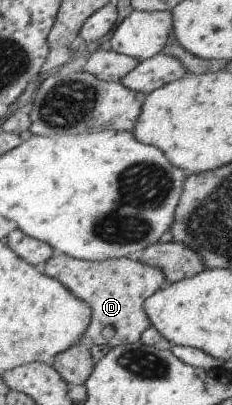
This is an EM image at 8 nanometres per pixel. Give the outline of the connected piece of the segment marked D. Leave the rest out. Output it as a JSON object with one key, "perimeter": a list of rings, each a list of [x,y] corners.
{"perimeter":[[[52,253],[40,269],[91,307],[91,322],[81,338],[87,345],[108,344],[114,347],[138,342],[142,332],[151,325],[143,303],[147,297],[166,285],[163,271],[159,267],[139,262],[136,257],[91,262]]]}

